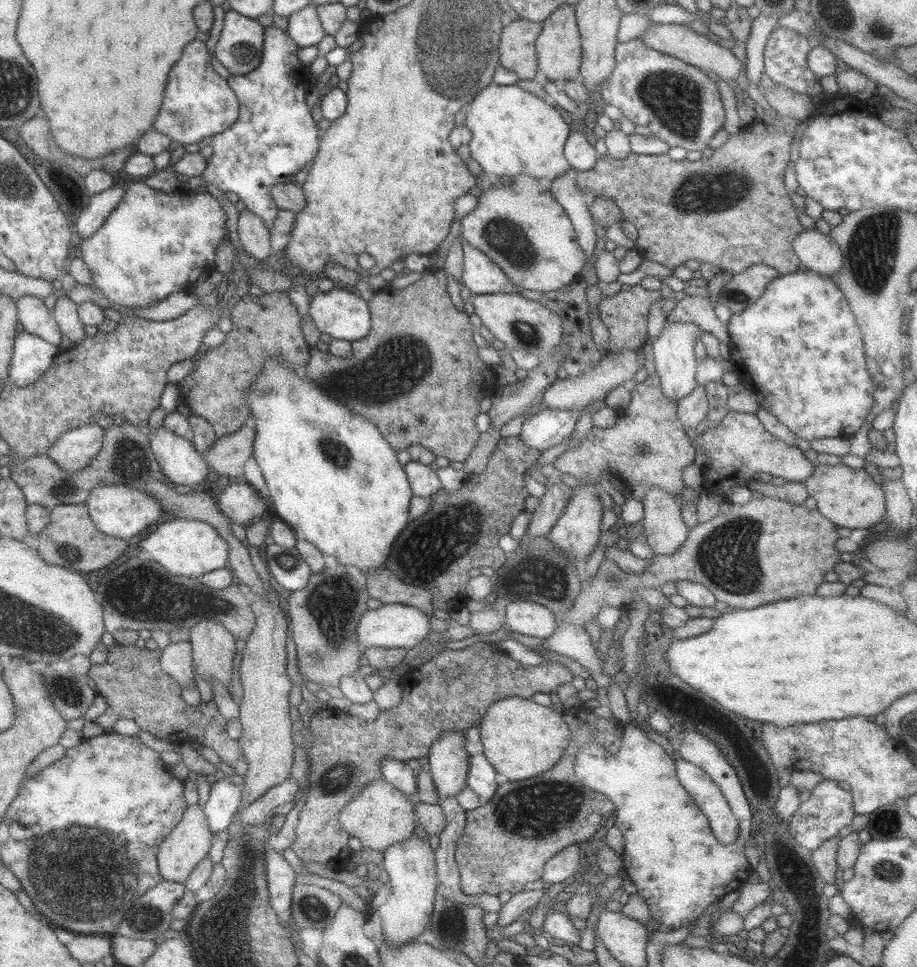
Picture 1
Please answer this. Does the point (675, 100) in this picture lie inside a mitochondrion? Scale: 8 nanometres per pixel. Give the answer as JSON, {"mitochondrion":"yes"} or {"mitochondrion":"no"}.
{"mitochondrion":"yes"}

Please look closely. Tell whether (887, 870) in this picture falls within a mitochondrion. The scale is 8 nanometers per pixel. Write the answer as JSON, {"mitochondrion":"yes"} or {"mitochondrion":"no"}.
{"mitochondrion":"yes"}

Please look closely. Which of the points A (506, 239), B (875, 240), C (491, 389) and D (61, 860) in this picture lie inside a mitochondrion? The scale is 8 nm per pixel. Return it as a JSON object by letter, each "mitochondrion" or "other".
{"A":"mitochondrion","B":"mitochondrion","C":"other","D":"mitochondrion"}

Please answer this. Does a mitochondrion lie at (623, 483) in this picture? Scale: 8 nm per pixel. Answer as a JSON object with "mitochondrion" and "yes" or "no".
{"mitochondrion":"no"}

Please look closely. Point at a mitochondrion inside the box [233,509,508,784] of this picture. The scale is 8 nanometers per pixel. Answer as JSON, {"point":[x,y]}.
{"point":[329,602]}

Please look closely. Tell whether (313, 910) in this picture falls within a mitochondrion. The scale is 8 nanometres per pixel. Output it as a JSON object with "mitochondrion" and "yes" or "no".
{"mitochondrion":"yes"}

